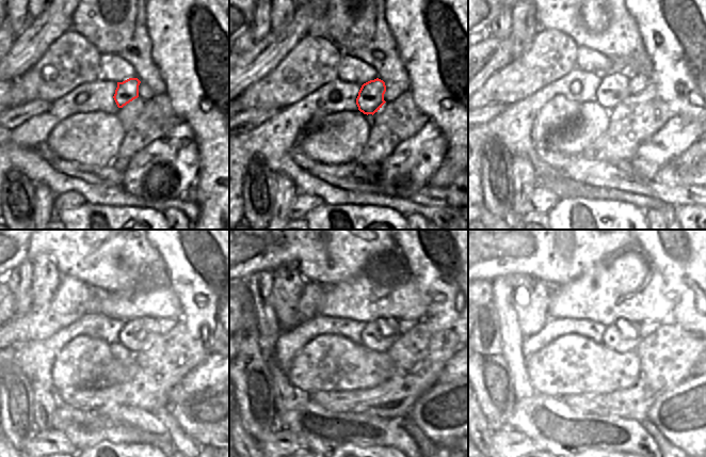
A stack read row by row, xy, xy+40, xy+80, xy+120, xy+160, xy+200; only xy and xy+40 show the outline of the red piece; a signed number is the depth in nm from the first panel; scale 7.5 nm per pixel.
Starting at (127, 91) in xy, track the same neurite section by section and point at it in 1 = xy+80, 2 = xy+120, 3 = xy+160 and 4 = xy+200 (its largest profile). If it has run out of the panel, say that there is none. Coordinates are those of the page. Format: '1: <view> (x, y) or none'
1: xy+80 (613, 88)
2: xy+120 (138, 334)
3: xy+160 (378, 335)
4: xy+200 (622, 335)

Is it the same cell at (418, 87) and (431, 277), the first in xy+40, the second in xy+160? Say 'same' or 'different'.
same

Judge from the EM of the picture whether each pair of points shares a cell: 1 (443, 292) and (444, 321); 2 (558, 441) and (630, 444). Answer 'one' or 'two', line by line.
1: one
2: one

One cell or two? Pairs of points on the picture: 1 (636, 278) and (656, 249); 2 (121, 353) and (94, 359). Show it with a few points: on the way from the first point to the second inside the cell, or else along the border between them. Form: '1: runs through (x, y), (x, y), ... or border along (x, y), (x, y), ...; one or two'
1: border along (636, 241), (645, 252), (662, 279); two
2: border along (109, 345), (111, 353), (121, 361), (131, 353); two

